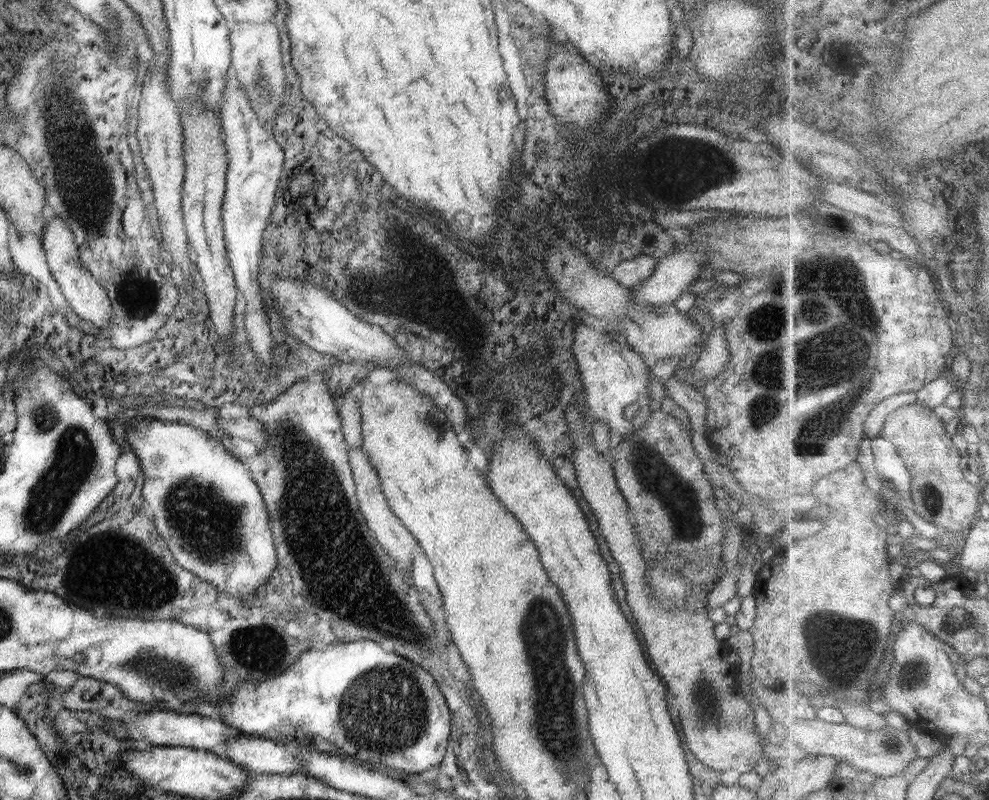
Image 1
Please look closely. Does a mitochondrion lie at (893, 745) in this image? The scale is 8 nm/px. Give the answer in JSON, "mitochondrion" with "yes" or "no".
{"mitochondrion":"yes"}

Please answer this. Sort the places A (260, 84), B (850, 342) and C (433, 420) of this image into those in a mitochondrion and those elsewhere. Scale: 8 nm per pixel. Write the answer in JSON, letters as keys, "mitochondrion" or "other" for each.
{"A":"mitochondrion","B":"mitochondrion","C":"mitochondrion"}

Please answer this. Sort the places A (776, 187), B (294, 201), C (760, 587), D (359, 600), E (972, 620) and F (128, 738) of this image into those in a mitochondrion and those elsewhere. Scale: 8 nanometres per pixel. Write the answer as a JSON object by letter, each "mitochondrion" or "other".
{"A":"other","B":"other","C":"other","D":"mitochondrion","E":"mitochondrion","F":"other"}

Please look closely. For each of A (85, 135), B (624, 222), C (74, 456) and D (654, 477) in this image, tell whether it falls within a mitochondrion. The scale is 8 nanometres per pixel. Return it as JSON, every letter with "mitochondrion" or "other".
{"A":"other","B":"other","C":"mitochondrion","D":"mitochondrion"}

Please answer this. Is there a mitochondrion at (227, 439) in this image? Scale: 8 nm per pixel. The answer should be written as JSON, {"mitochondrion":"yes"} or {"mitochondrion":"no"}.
{"mitochondrion":"no"}

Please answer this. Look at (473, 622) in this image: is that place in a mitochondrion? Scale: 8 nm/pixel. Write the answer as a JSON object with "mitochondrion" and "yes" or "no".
{"mitochondrion":"no"}

